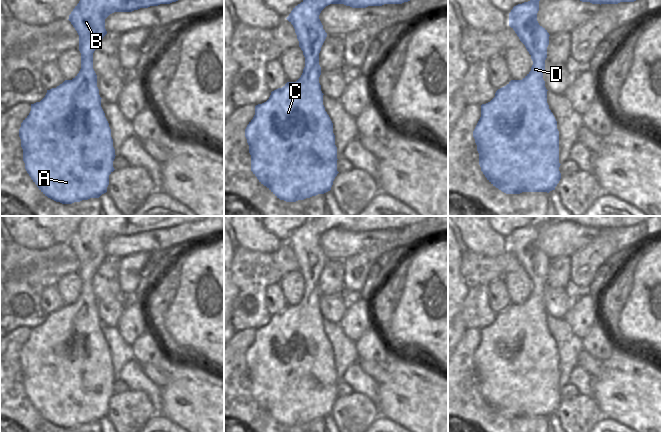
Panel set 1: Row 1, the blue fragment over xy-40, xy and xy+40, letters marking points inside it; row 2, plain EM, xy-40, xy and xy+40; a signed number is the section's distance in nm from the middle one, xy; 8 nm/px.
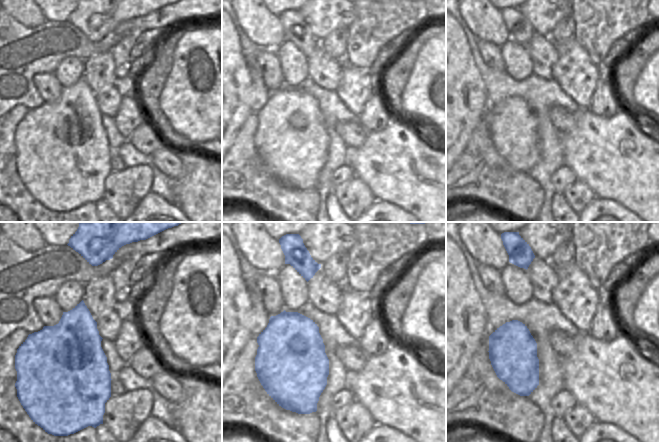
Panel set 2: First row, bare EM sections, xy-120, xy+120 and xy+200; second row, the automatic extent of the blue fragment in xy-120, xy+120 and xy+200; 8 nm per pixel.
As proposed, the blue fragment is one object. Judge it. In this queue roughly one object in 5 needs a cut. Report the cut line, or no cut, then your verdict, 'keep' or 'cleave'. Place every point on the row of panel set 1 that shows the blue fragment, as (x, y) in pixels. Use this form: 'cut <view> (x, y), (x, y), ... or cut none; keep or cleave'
cut none; keep

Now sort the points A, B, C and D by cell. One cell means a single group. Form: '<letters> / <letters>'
A B C D

